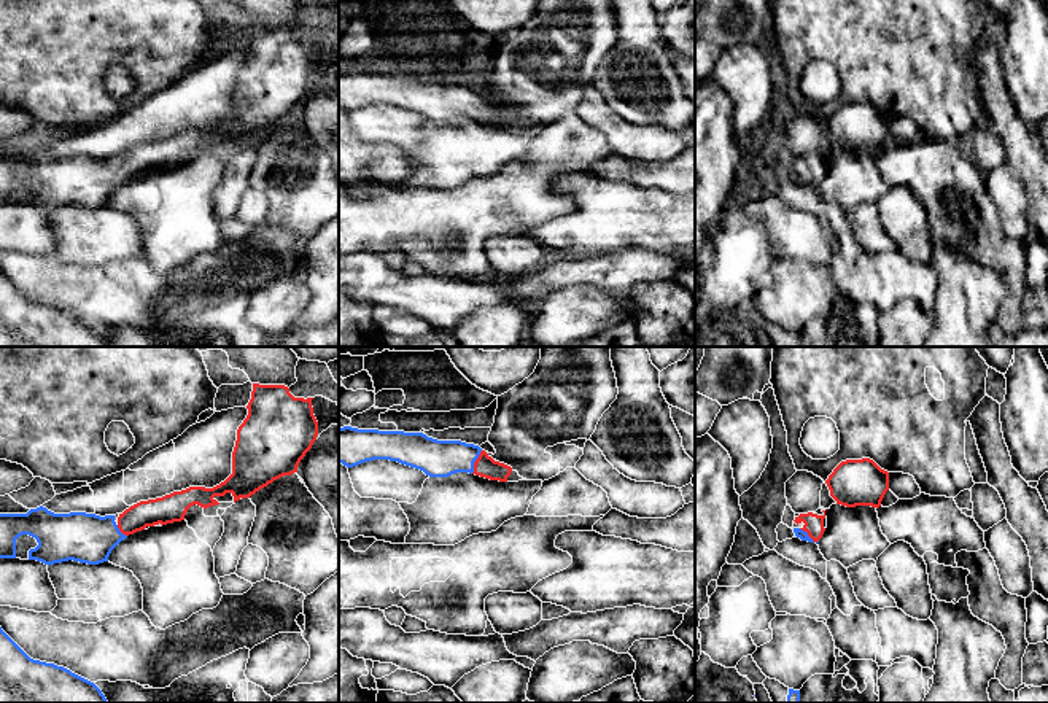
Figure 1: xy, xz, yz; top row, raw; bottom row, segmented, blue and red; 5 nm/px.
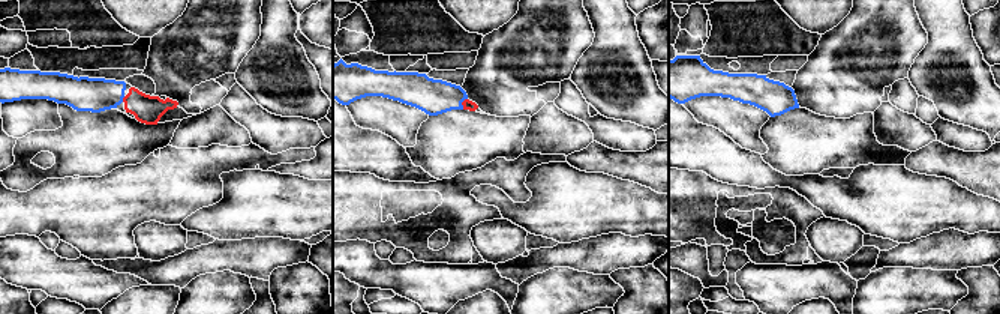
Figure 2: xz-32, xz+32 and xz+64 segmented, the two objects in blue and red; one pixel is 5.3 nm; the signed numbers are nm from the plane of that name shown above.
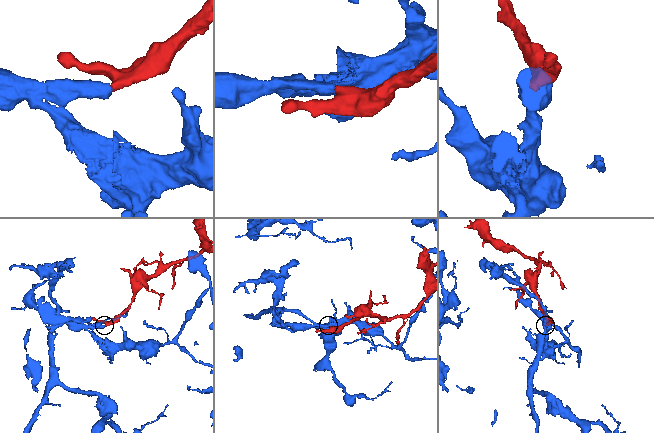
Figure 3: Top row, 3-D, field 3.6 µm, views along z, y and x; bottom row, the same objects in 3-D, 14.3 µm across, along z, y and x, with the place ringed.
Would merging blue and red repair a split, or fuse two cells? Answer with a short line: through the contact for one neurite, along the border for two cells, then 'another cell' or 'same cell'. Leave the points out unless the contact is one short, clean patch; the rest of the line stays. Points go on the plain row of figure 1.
line xz (436, 102), (474, 105), (485, 110); same cell

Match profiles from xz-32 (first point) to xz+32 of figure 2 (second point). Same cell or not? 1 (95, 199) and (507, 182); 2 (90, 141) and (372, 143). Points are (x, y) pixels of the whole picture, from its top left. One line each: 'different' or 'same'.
1: same
2: different

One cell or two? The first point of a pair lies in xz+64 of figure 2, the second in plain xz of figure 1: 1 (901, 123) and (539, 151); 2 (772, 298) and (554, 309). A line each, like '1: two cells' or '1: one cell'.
1: one cell
2: two cells

